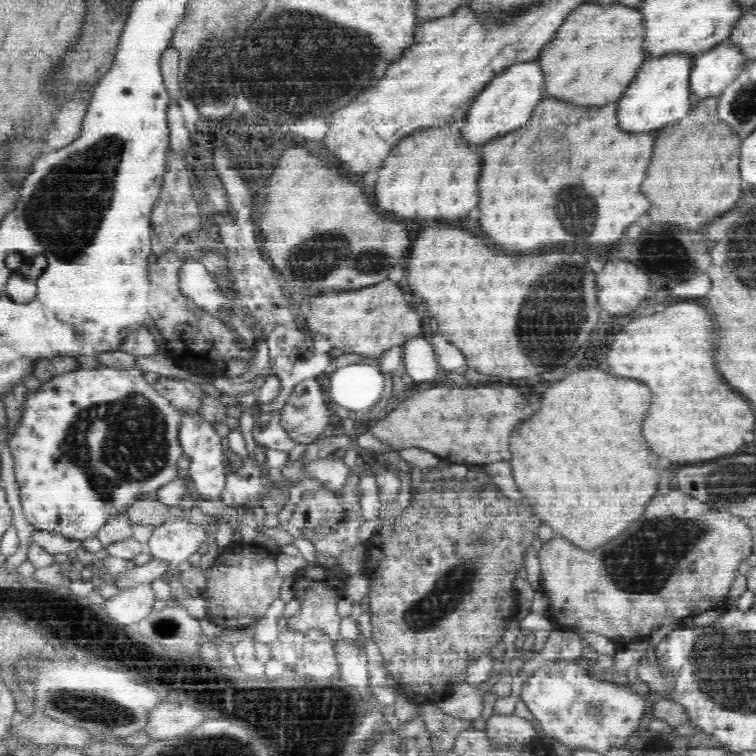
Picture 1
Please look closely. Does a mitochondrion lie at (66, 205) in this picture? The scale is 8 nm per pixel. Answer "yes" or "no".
yes

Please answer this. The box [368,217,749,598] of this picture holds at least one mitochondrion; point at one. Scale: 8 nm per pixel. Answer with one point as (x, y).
(642, 562)

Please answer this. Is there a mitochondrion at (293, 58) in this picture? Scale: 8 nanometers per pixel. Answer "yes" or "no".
yes

